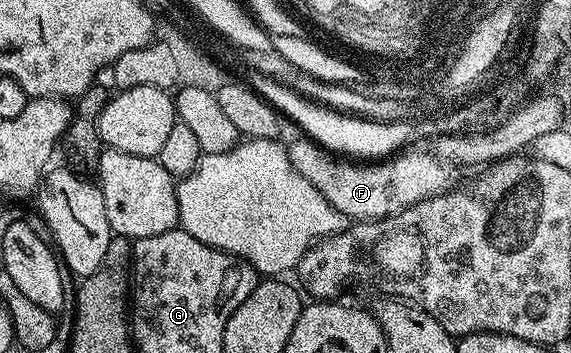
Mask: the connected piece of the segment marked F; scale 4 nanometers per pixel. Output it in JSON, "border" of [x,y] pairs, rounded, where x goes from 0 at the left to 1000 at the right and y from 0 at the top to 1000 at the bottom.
{"border":[[[517,351],[496,360],[494,411],[511,473],[536,499],[536,510],[571,555],[576,578],[613,623],[625,618],[630,629],[653,635],[665,618],[706,609],[720,584],[722,592],[734,586],[739,567],[779,550],[795,527],[793,473],[757,431],[734,436],[729,419],[695,433],[678,453],[604,453],[559,414]]]}

